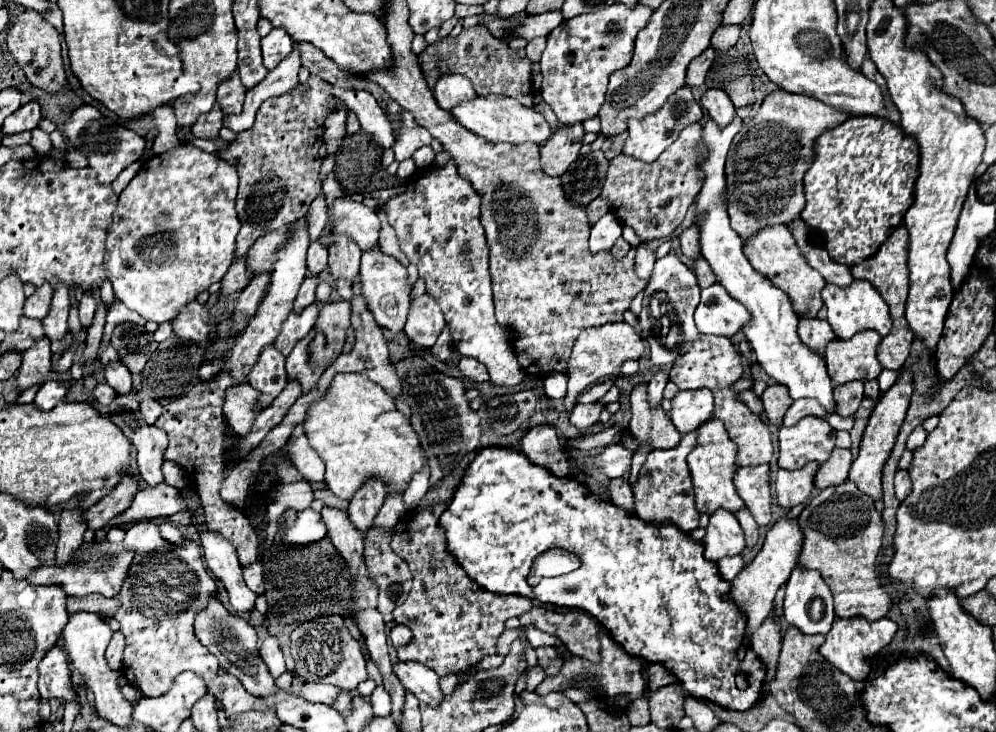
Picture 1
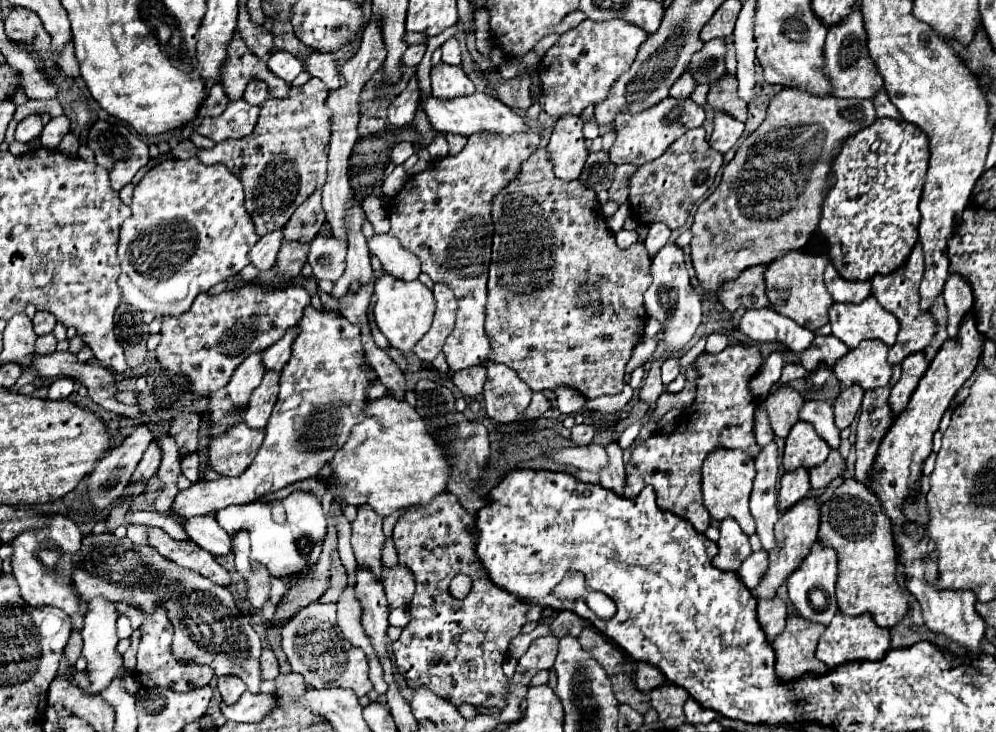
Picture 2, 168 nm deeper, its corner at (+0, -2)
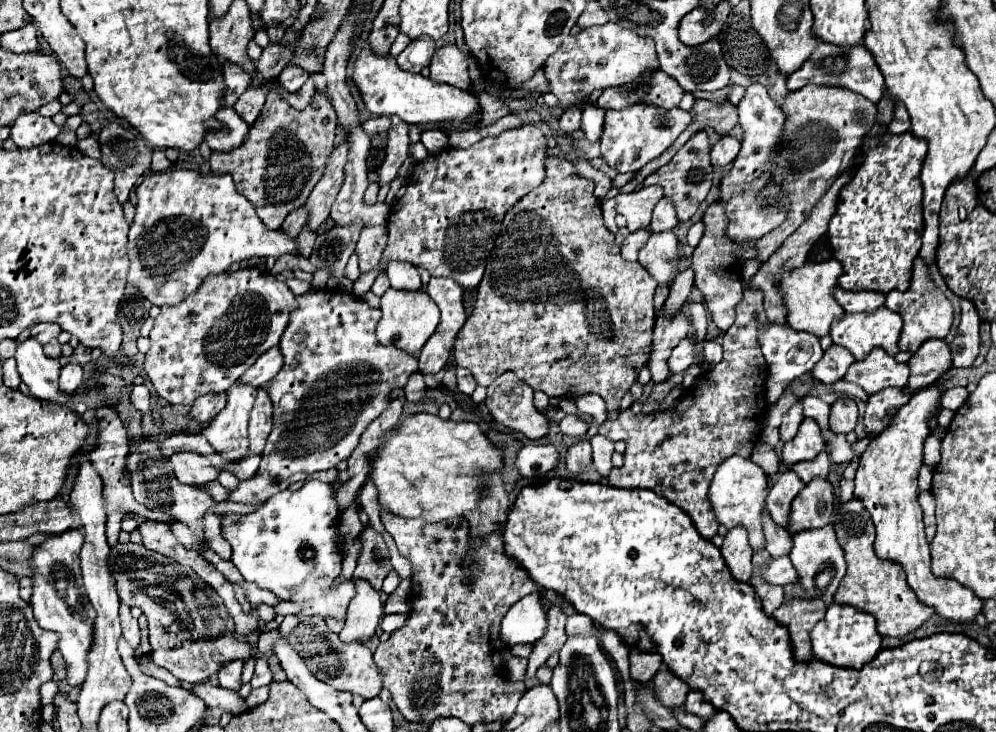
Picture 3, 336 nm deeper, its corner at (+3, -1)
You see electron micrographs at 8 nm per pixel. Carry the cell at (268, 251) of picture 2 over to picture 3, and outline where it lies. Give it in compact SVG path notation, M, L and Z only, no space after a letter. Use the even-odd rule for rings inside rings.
M303 205L303 207L293 209L289 213L289 217L285 219L285 225L281 229L285 229L285 233L297 233L299 235L301 229L305 227L307 219L309 219L309 209L307 209L307 205Z

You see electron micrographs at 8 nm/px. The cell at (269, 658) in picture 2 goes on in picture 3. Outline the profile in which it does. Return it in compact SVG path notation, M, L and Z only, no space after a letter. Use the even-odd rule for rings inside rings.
M259 657L255 661L255 675L251 679L251 687L257 689L257 687L269 685L269 683L271 683L271 671L269 671L269 665L267 665L267 657Z

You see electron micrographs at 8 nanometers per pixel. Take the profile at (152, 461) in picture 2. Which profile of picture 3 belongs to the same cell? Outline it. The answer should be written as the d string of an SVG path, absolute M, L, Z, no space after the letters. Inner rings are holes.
M178 433L160 442L160 451L165 458L169 458L178 452L196 452L207 455L211 451L214 452L214 449L203 435Z

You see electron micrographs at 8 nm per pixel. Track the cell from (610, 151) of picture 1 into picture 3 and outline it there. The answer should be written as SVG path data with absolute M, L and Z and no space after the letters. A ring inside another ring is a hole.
M699 99L699 101L695 101L691 113L693 113L691 125L689 125L689 127L675 139L675 143L673 143L669 149L665 149L653 163L647 163L647 165L639 171L639 175L637 175L629 185L625 185L625 187L621 189L623 193L635 191L635 189L643 183L643 179L645 179L647 175L651 175L653 171L657 171L659 167L663 167L665 163L669 163L671 157L685 145L685 141L689 141L689 139L693 137L693 133L699 133L699 131L703 131L705 127L711 127L711 129L715 129L719 135L729 135L729 131L737 125L737 109L735 109L729 101L725 101L725 103L711 103L711 101Z

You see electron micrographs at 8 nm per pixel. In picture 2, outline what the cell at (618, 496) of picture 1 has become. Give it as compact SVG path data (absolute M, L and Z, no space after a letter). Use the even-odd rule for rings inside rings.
M610 442L606 446L610 464L608 470L600 472L600 486L612 490L614 494L624 494L626 488L626 470L624 470L624 462L622 462L622 448L616 442Z

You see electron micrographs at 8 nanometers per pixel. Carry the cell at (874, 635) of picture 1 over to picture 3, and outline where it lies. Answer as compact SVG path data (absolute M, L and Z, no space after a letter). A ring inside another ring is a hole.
M835 601L827 607L825 617L811 629L811 643L813 655L821 657L821 661L851 669L861 669L881 651L881 635L877 633L875 619L861 609L853 609L851 605L839 605Z

